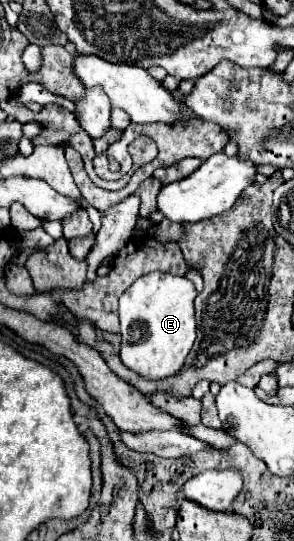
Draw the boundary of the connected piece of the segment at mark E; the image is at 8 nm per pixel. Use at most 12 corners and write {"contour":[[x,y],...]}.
{"contour":[[138,277],[120,297],[120,357],[176,375],[196,339],[194,283]]}

